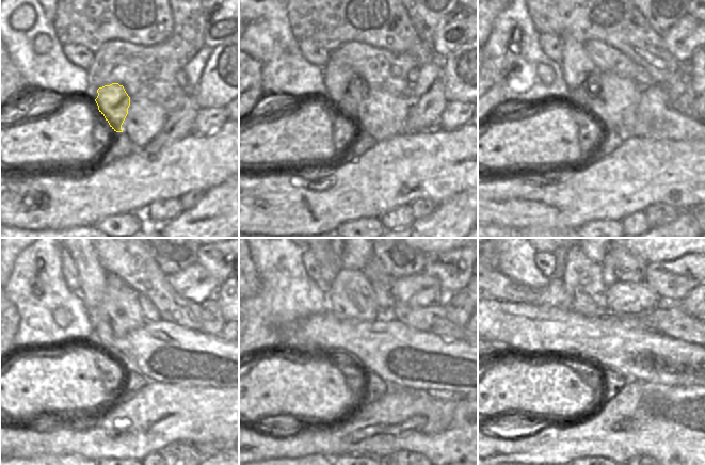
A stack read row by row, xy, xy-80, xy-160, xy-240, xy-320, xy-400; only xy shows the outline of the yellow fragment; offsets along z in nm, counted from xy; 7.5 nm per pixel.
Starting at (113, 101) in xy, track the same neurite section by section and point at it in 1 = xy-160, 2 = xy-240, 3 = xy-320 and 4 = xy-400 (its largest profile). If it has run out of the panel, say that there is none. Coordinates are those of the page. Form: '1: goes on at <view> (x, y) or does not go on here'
1: goes on at xy-160 (576, 66)
2: goes on at xy-240 (93, 276)
3: goes on at xy-320 (329, 259)
4: goes on at xy-400 (560, 266)

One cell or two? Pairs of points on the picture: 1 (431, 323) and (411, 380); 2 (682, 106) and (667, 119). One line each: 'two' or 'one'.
1: two
2: two

